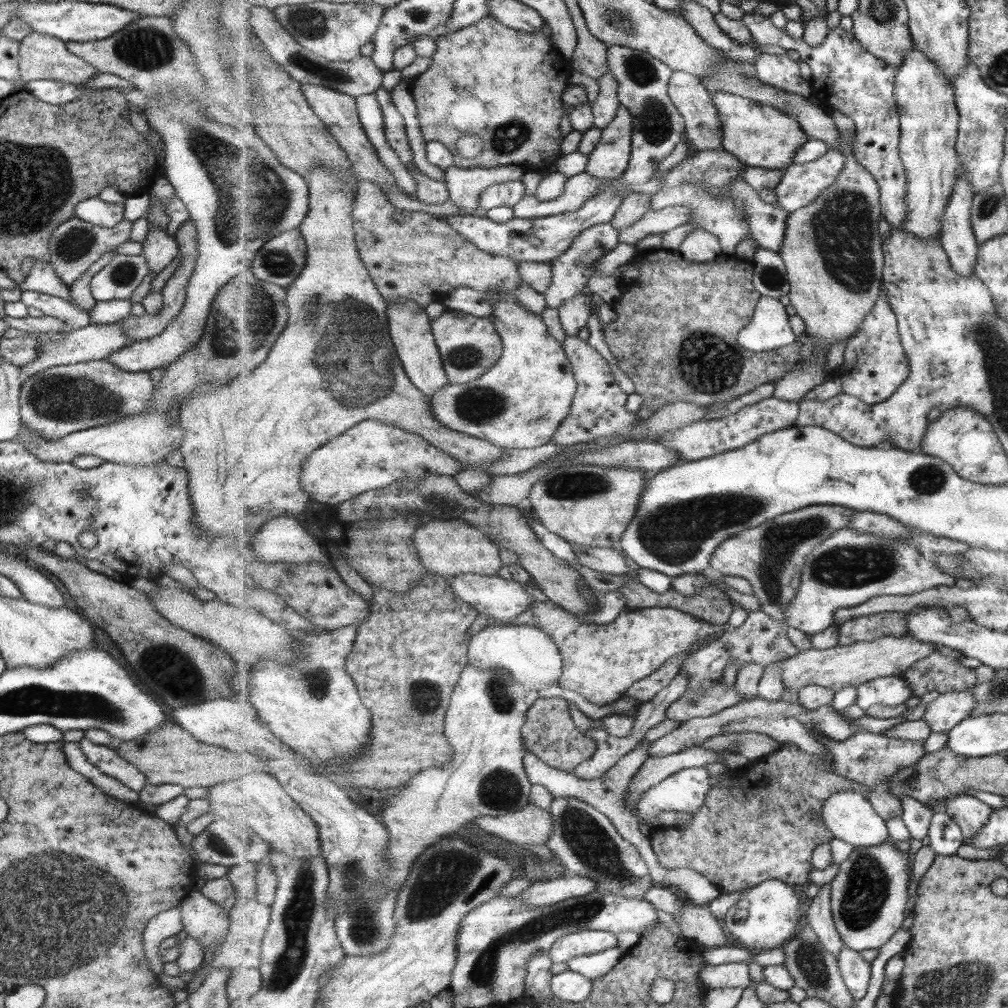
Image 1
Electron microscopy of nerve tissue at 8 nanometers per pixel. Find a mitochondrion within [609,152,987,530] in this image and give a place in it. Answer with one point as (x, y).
(843, 227)

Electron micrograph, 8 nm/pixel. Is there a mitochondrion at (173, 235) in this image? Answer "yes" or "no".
no

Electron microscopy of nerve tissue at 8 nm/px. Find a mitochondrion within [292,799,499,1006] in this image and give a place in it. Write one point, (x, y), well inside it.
(444, 874)

